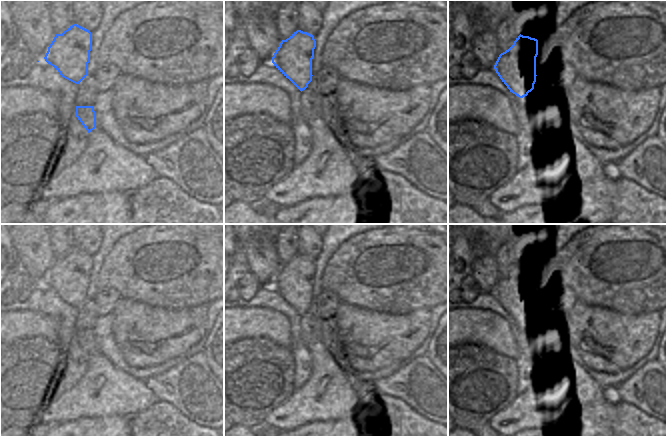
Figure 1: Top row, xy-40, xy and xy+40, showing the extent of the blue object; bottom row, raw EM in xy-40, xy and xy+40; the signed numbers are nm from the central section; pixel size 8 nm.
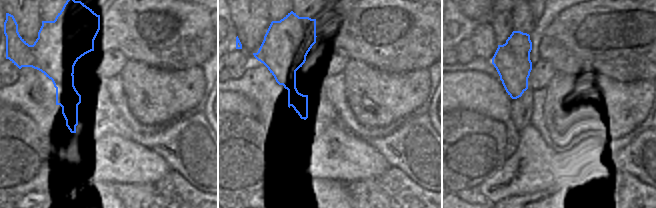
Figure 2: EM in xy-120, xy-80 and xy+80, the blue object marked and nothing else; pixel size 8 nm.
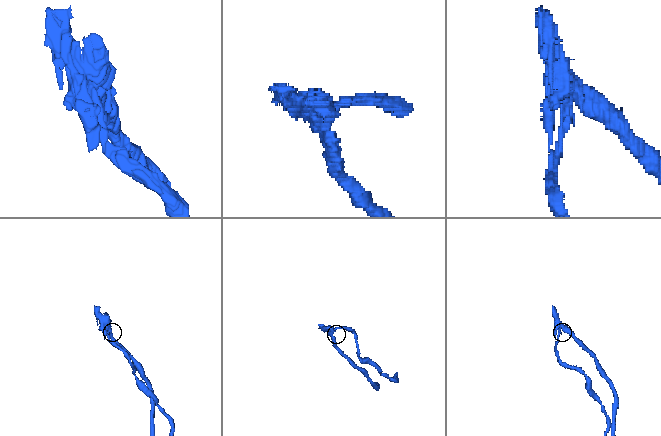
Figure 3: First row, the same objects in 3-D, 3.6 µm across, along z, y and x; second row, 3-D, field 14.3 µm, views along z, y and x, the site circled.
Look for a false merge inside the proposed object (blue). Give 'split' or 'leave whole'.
split

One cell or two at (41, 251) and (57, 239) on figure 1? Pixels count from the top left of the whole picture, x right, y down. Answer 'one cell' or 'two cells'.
two cells

